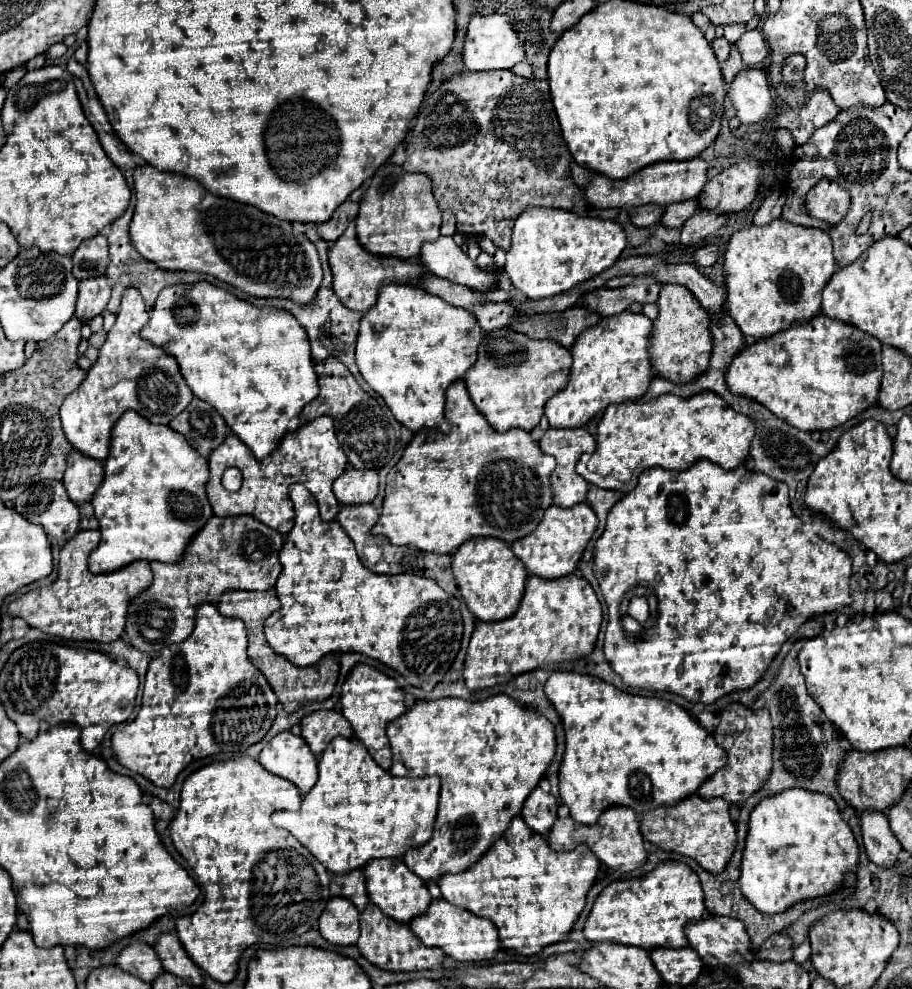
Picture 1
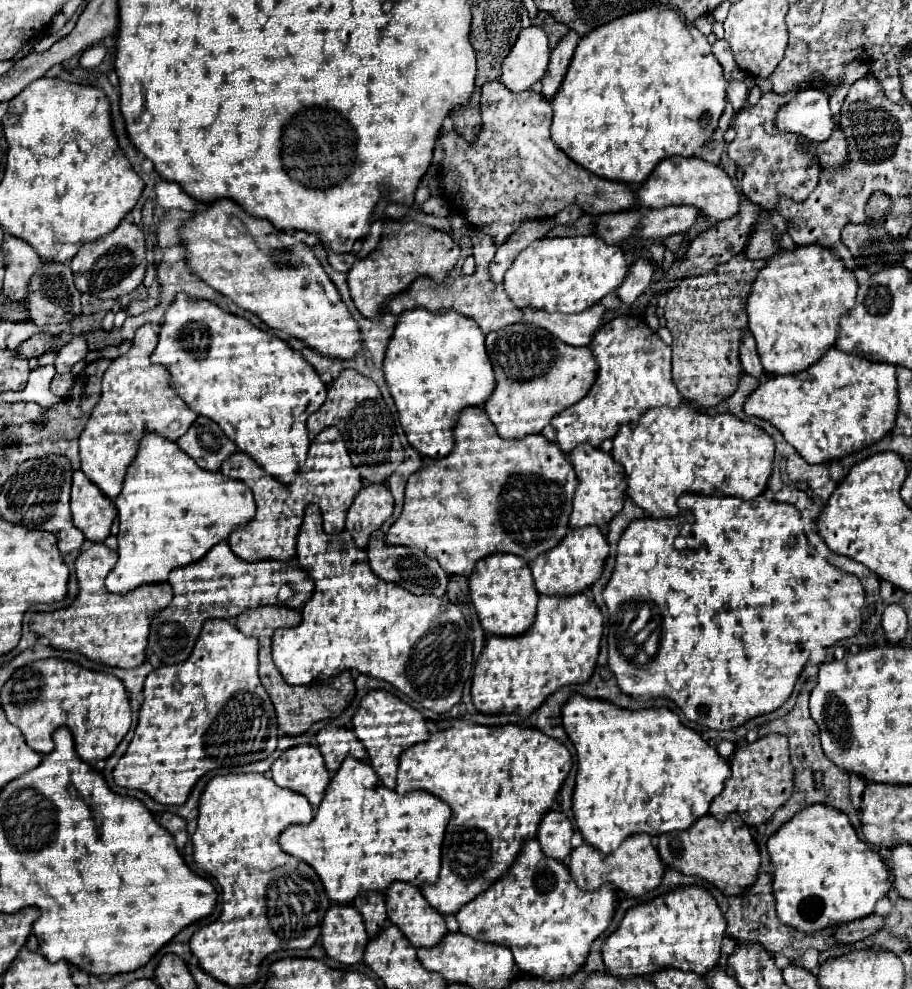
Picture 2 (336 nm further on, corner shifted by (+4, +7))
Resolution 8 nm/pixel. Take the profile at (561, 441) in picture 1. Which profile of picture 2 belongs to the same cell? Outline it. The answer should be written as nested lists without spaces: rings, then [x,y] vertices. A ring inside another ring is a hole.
[[[582,443],[578,445],[572,453],[570,453],[570,459],[572,459],[572,465],[574,465],[574,471],[578,475],[578,489],[574,493],[574,511],[570,515],[570,527],[588,527],[588,525],[596,525],[596,527],[602,527],[602,525],[608,525],[624,507],[624,499],[626,499],[626,477],[624,477],[624,471],[622,471],[622,465],[618,465],[612,455],[600,451],[600,449],[594,449],[592,445],[588,443]]]

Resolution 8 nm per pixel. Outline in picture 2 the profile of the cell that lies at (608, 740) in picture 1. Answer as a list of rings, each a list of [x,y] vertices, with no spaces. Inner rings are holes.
[[[572,695],[562,707],[562,725],[578,755],[572,805],[574,819],[584,841],[602,853],[614,853],[626,837],[636,833],[658,837],[690,827],[702,815],[708,815],[712,799],[722,791],[724,781],[730,777],[728,761],[722,759],[716,749],[708,747],[696,731],[684,727],[678,721],[678,715],[666,707],[630,711],[608,701]]]

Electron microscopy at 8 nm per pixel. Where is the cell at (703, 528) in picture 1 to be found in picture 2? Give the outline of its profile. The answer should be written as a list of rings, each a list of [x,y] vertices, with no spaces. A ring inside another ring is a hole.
[[[696,493],[682,495],[678,499],[678,505],[680,505],[680,509],[688,511],[692,515],[692,519],[686,519],[686,517],[636,519],[628,525],[628,529],[624,531],[624,535],[618,543],[616,567],[614,567],[614,573],[608,581],[608,585],[602,591],[604,601],[608,607],[620,607],[622,603],[638,603],[638,601],[654,603],[658,607],[660,619],[662,619],[662,639],[660,639],[658,655],[652,661],[648,661],[646,665],[636,665],[630,661],[610,661],[610,669],[614,671],[618,687],[624,695],[628,695],[632,699],[658,699],[658,697],[672,699],[690,721],[700,723],[708,729],[734,731],[758,715],[766,715],[766,713],[780,709],[788,701],[788,697],[794,691],[796,679],[802,673],[802,669],[808,663],[810,653],[814,649],[832,647],[834,643],[856,637],[860,633],[866,591],[864,591],[858,577],[832,569],[826,559],[818,559],[818,561],[814,559],[814,555],[810,551],[810,543],[802,531],[802,519],[800,519],[798,509],[794,505],[766,501],[762,495],[754,497],[752,501],[744,501],[738,497],[706,497],[706,495],[696,495]],[[678,535],[688,539],[688,551],[684,551],[684,553],[678,553],[674,549],[674,539]]]

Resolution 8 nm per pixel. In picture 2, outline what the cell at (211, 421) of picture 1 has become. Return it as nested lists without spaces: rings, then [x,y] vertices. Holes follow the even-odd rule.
[[[202,415],[192,423],[190,431],[178,439],[178,447],[206,471],[220,471],[222,461],[236,453],[236,445],[222,433],[222,429]]]

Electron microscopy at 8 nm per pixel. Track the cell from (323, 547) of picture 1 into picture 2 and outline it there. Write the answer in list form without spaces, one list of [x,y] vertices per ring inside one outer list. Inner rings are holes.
[[[308,505],[306,509],[304,525],[298,535],[296,559],[314,579],[316,589],[312,599],[302,607],[302,623],[292,629],[278,629],[272,639],[274,663],[288,685],[310,685],[312,681],[334,677],[340,671],[356,669],[362,675],[388,681],[410,699],[436,713],[446,713],[460,703],[464,685],[472,673],[472,637],[460,609],[454,603],[434,595],[418,597],[404,591],[400,585],[378,579],[370,571],[366,551],[352,545],[348,533],[324,533],[318,505]]]

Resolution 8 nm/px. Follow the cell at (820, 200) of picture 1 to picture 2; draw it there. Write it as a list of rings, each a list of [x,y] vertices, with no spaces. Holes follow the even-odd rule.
[[[768,91],[756,105],[744,105],[730,123],[730,127],[736,129],[736,139],[728,145],[728,155],[744,169],[744,179],[740,181],[742,193],[766,211],[772,211],[772,203],[778,201],[778,197],[804,201],[818,185],[818,159],[798,147],[798,135],[774,129],[778,107],[790,103],[796,93],[798,91],[790,91],[790,95],[774,95],[774,91]]]

